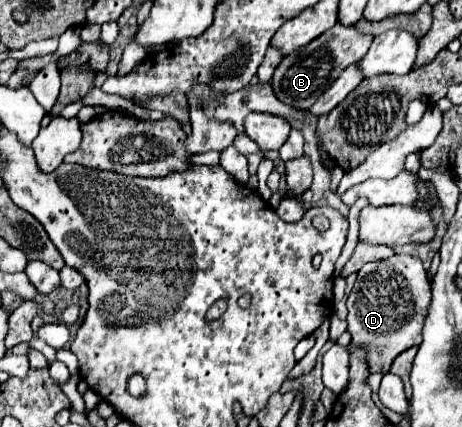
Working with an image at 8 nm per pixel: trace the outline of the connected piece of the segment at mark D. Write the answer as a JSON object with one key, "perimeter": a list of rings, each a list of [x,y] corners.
{"perimeter":[[[393,255],[389,259],[363,265],[361,271],[357,273],[355,287],[351,289],[347,299],[347,311],[349,311],[347,331],[351,333],[351,343],[347,349],[349,351],[357,347],[365,349],[365,363],[369,365],[369,373],[383,373],[383,375],[389,373],[389,367],[399,353],[421,343],[421,329],[427,317],[429,303],[431,303],[431,283],[427,281],[427,273],[421,259],[411,255]]]}

